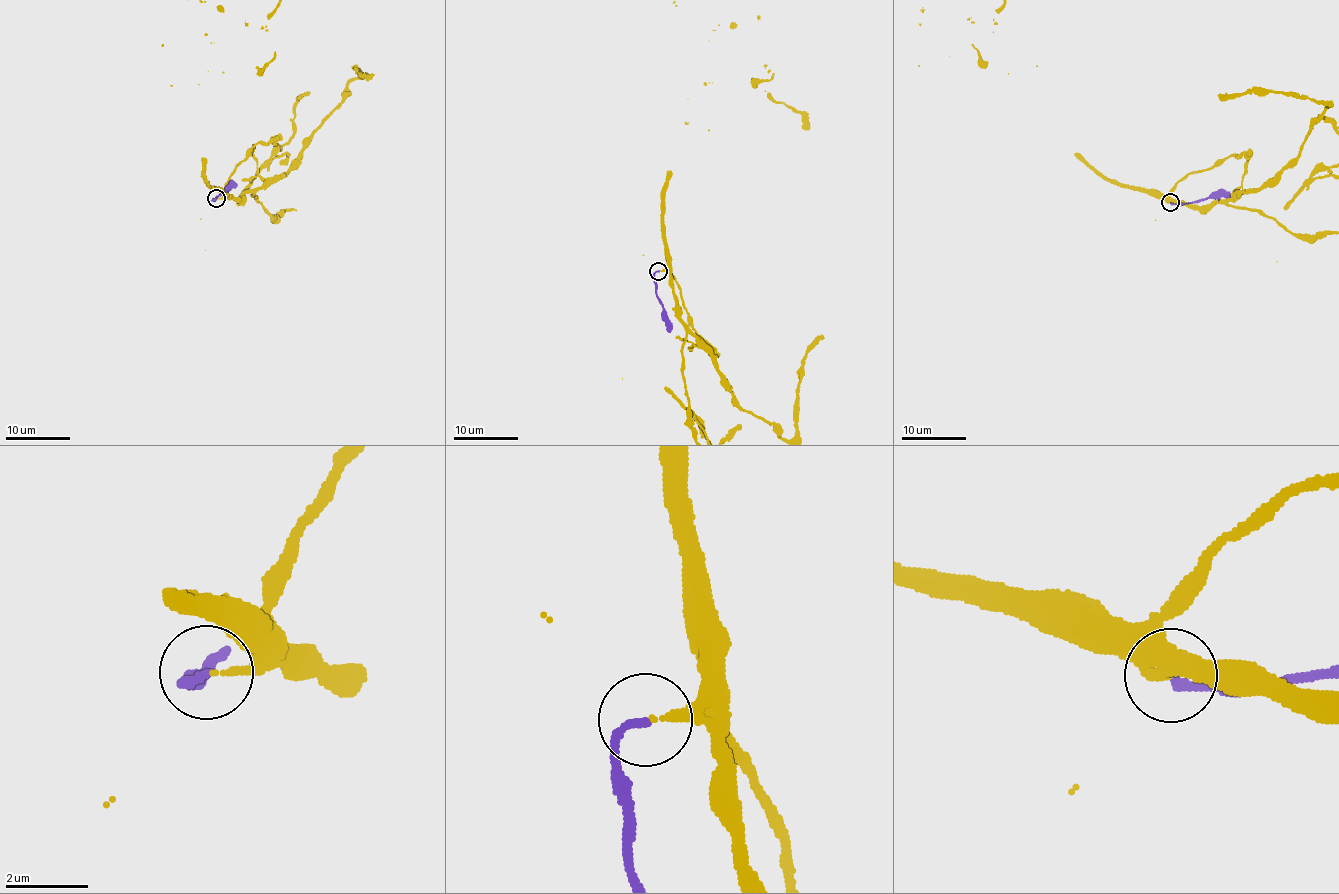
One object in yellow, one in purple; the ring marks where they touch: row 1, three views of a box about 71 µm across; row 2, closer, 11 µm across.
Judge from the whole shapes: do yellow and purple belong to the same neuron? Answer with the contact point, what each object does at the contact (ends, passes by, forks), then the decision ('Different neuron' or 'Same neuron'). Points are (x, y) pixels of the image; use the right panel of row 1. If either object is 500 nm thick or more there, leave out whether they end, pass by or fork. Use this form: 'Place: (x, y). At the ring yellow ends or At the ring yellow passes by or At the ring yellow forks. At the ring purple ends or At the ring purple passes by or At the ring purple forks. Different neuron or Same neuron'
Place: (1170, 202). At the ring yellow ends. At the ring purple ends. Same neuron

